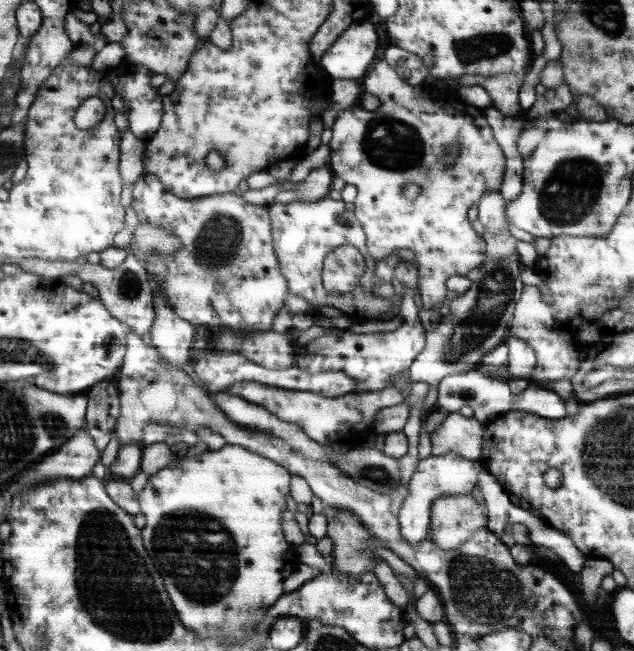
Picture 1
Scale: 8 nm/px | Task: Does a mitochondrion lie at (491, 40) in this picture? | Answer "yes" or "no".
yes

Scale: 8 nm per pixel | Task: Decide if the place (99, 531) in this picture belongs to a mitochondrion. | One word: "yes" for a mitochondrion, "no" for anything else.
yes

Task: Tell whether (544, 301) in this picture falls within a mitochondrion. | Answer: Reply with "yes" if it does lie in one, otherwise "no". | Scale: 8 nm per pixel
no

